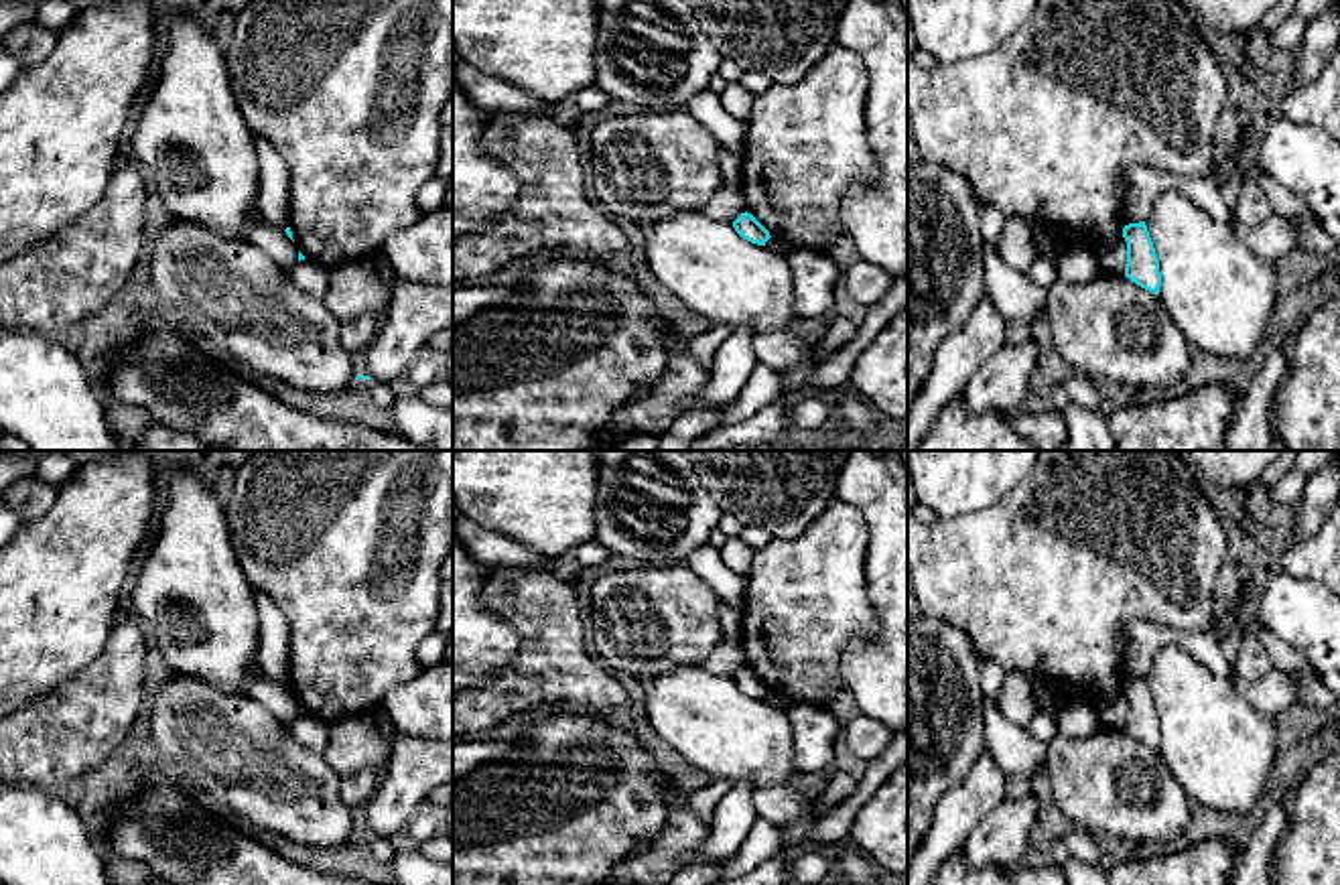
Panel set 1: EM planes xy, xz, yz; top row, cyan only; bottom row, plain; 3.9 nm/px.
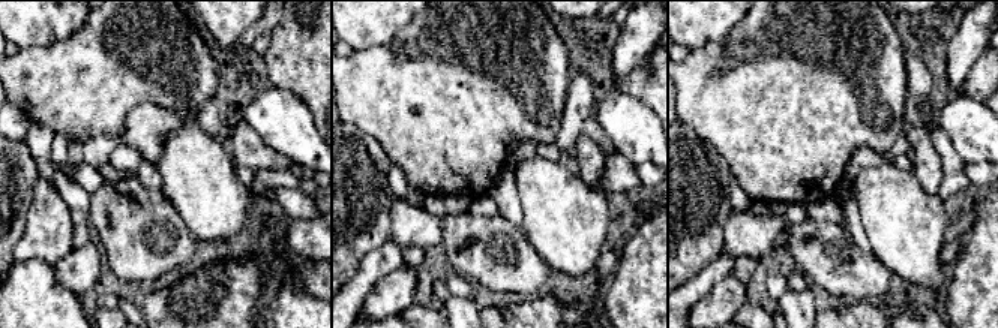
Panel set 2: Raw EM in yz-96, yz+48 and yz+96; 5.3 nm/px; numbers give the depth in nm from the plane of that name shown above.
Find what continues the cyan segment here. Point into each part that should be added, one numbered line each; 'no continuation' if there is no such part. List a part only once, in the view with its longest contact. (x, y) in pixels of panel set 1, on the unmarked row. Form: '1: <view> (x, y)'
no continuation

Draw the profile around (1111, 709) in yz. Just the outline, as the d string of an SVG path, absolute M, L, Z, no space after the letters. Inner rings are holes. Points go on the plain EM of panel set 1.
M1113 690L1104 696L1098 696L1094 702L1098 721L1102 727L1113 729L1125 725L1127 719L1127 696L1121 690Z

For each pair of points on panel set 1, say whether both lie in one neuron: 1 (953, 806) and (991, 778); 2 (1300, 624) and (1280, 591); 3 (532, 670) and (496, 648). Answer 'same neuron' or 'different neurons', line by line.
1: same neuron
2: same neuron
3: different neurons

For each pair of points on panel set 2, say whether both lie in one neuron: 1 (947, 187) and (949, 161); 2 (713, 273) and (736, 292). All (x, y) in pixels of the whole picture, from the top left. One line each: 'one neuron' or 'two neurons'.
1: one neuron
2: two neurons

